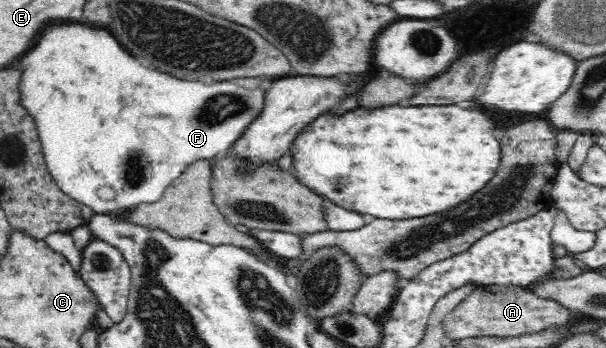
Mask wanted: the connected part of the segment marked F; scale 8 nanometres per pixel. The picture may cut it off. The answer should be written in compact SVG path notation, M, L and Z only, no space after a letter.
M66 22L46 26L37 37L34 47L24 53L19 59L21 78L19 81L19 92L21 106L30 114L34 120L42 143L45 164L51 176L57 182L66 195L69 195L76 202L83 203L95 213L104 214L117 209L133 209L140 204L149 204L158 201L169 187L170 183L180 177L182 172L191 163L198 160L210 160L221 152L229 153L232 144L242 135L242 132L258 117L262 111L264 101L264 89L256 87L254 91L248 91L240 85L234 85L232 80L218 81L218 83L200 83L200 81L182 81L168 73L158 73L154 69L148 69L140 59L126 50L116 36L106 27L98 27L90 23Z

